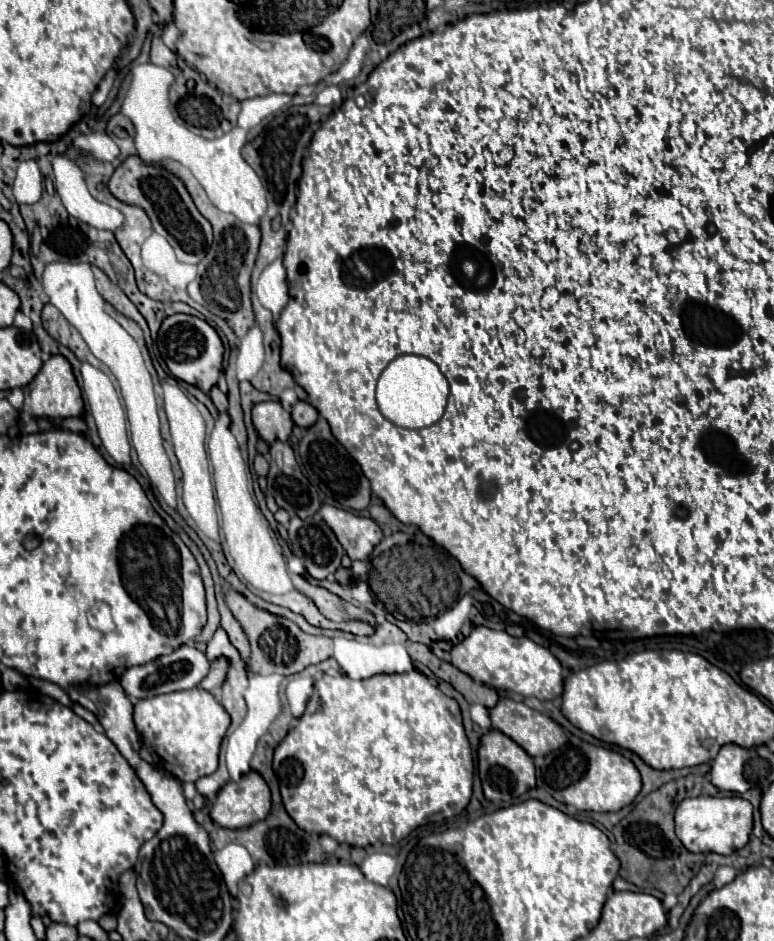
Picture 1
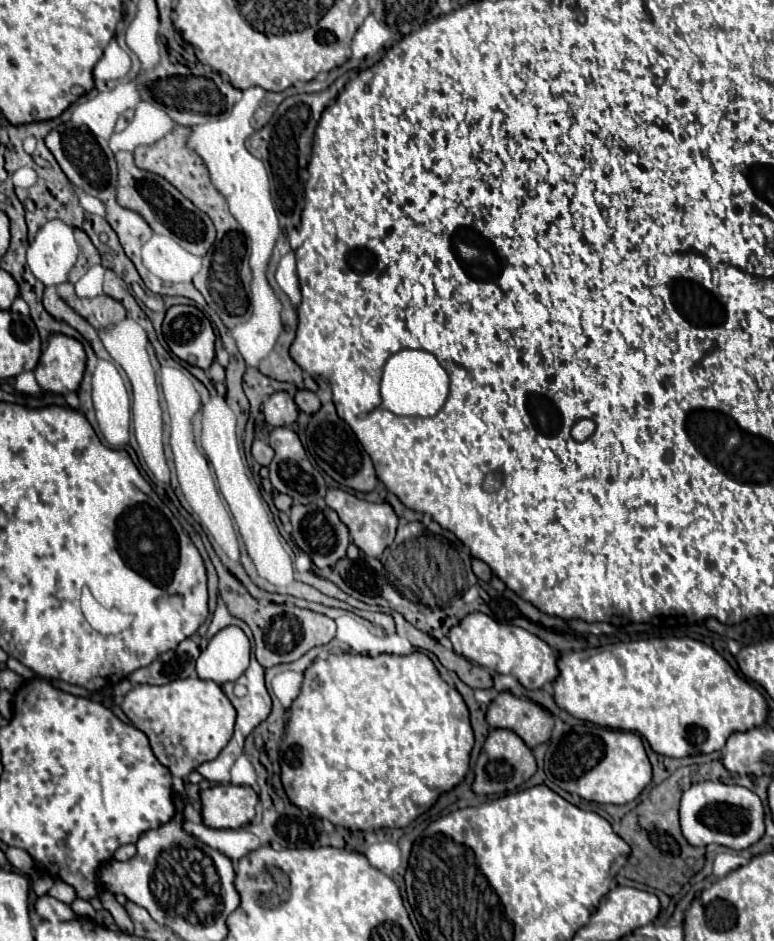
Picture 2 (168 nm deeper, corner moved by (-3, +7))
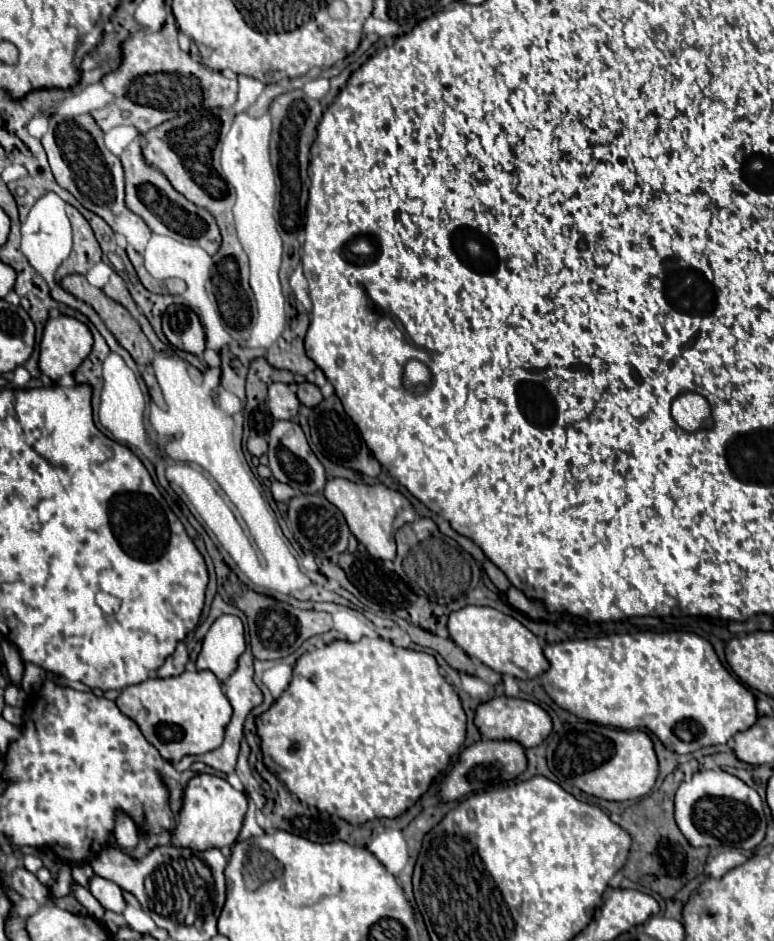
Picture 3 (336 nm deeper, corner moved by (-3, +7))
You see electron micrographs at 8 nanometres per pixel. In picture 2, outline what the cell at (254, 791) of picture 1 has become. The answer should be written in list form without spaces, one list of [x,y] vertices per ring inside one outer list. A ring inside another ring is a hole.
[[[214,785],[200,797],[204,823],[212,829],[240,829],[256,815],[258,793],[248,785]]]

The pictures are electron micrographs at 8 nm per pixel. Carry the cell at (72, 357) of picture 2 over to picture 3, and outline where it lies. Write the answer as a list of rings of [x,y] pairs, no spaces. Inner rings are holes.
[[[68,315],[48,317],[40,341],[40,371],[56,381],[66,373],[74,373],[90,355],[90,349],[92,333],[88,325]]]

